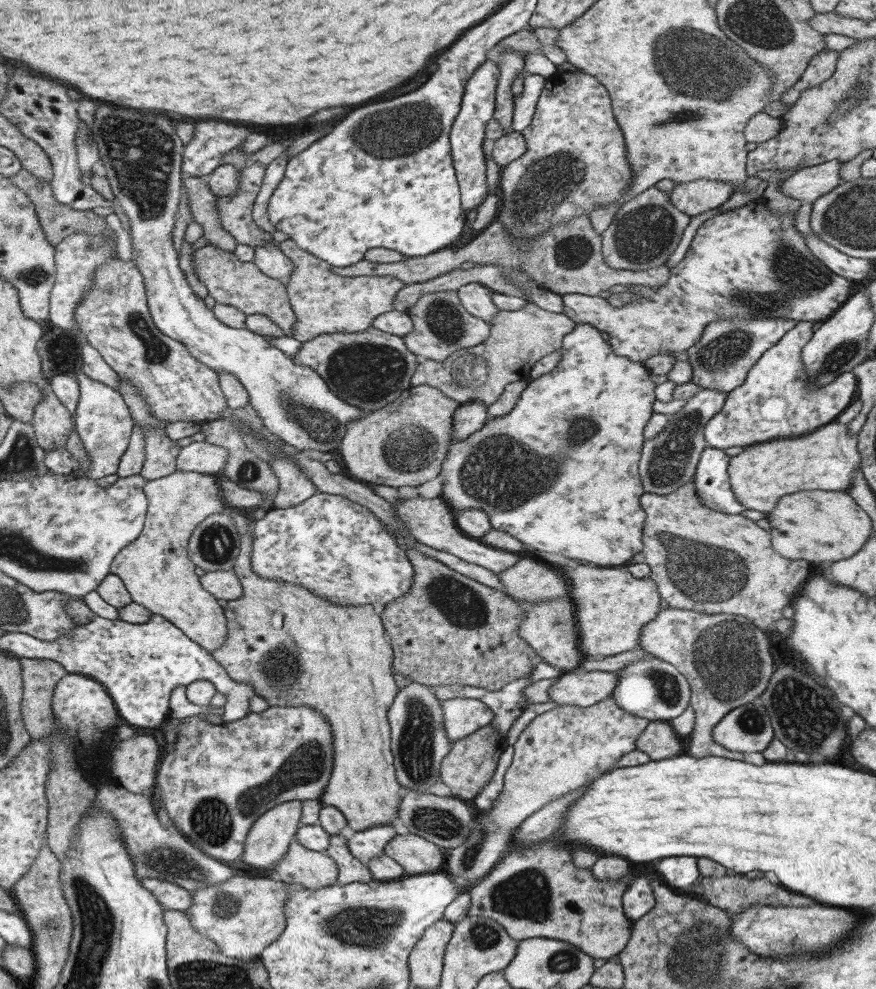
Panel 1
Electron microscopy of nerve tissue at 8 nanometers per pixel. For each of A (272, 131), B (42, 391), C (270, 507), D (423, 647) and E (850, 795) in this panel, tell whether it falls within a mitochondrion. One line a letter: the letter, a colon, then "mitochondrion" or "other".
A: other
B: other
C: other
D: other
E: other

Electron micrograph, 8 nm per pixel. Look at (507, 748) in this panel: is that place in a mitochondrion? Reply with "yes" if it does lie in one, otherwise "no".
no

